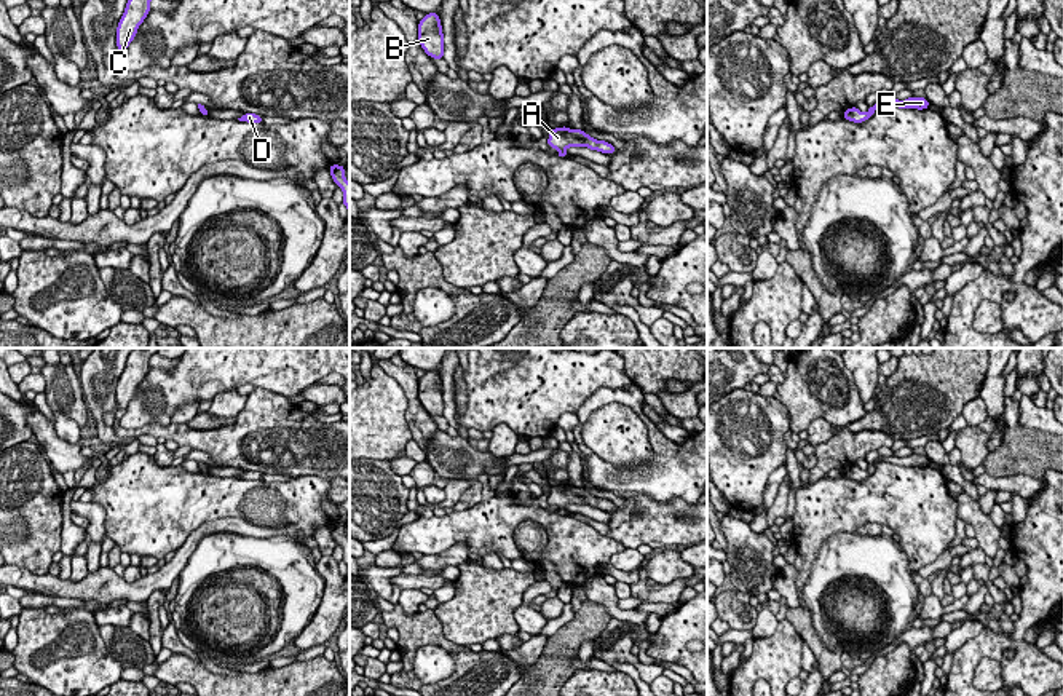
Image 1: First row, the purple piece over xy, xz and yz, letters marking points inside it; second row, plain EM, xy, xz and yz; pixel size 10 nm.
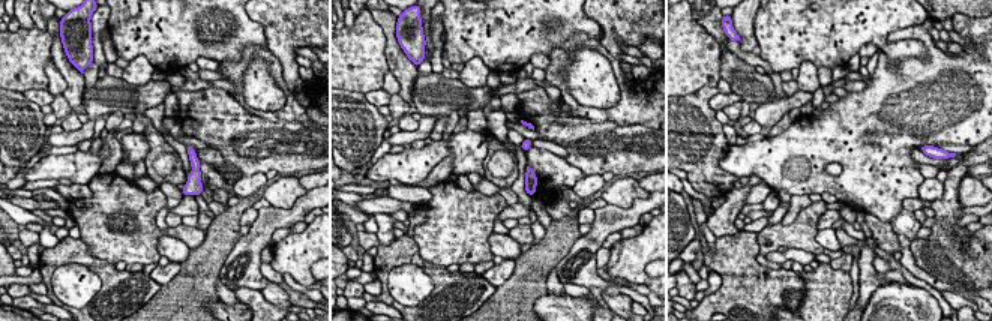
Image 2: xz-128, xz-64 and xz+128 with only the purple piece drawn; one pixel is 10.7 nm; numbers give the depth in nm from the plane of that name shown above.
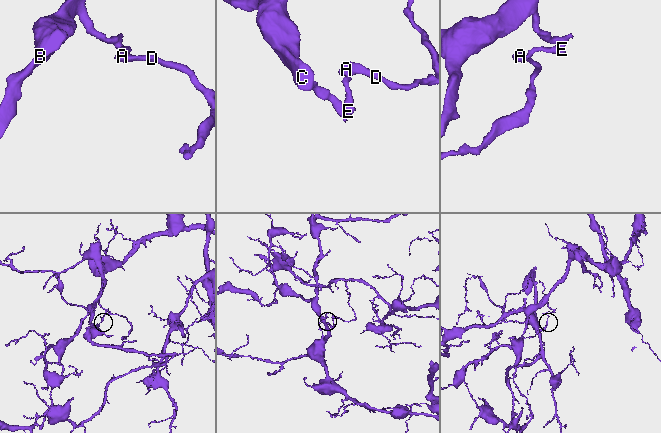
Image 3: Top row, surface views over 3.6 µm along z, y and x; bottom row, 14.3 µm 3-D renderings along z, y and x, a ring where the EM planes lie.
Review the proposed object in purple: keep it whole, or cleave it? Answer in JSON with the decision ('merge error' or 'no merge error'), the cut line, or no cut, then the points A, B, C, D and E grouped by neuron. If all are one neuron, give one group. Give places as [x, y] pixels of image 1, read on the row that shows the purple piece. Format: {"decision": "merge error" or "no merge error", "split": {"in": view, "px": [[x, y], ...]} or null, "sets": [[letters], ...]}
{"decision": "merge error", "split": {"in": "xz", "px": [[559, 150], [564, 152]]}, "sets": [["A", "D"], ["B", "C", "E"]]}

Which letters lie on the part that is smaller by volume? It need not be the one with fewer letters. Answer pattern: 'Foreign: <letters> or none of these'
Foreign: A, D

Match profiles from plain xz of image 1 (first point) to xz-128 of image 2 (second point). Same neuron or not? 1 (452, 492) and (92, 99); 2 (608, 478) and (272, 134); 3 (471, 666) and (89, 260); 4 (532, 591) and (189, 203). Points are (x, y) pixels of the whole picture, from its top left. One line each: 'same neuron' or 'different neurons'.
1: different neurons
2: different neurons
3: same neuron
4: same neuron

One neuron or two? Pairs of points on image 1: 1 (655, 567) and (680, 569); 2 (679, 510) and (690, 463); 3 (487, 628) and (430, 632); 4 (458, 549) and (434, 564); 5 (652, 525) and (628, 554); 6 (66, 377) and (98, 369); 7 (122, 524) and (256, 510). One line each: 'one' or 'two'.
1: one
2: two
3: two
4: one
5: two
6: two
7: one

